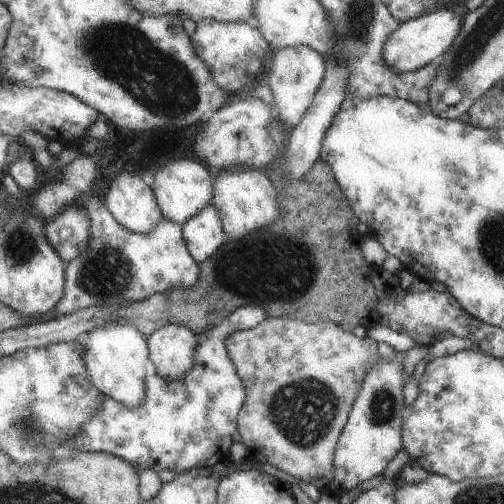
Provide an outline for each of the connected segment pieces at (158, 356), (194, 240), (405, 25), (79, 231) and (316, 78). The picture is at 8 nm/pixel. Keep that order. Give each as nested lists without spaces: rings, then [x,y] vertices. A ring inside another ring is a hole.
[[[168,323],[147,338],[151,370],[166,381],[181,379],[195,361],[198,338],[188,327]]]
[[[212,204],[187,220],[182,225],[182,234],[188,252],[196,262],[210,258],[228,238],[220,215]]]
[[[444,4],[422,13],[416,18],[400,23],[396,30],[393,30],[383,46],[383,59],[385,64],[394,73],[410,73],[432,63],[435,58],[442,56],[448,47],[454,42],[459,33],[463,19],[454,14],[454,5]]]
[[[72,204],[46,222],[43,233],[60,258],[67,263],[78,258],[87,245],[88,227],[89,216],[82,208]]]
[[[304,45],[278,49],[272,51],[270,56],[272,62],[270,62],[266,82],[274,95],[274,106],[276,106],[274,110],[276,114],[278,112],[277,118],[292,129],[312,104],[325,75],[326,61],[319,52]]]

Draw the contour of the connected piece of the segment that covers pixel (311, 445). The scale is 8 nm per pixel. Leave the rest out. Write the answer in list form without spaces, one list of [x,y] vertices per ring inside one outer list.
[[[265,318],[256,326],[230,334],[225,345],[230,360],[245,388],[245,401],[237,416],[237,430],[242,436],[241,442],[247,446],[247,456],[252,456],[256,462],[268,462],[268,464],[276,466],[278,470],[291,474],[294,478],[300,478],[302,482],[313,484],[322,492],[327,492],[328,483],[334,479],[333,456],[336,443],[349,417],[350,409],[358,396],[366,373],[379,359],[378,342],[366,335],[360,338],[330,321],[319,320],[315,323],[307,323],[301,320],[290,320],[290,318]]]

